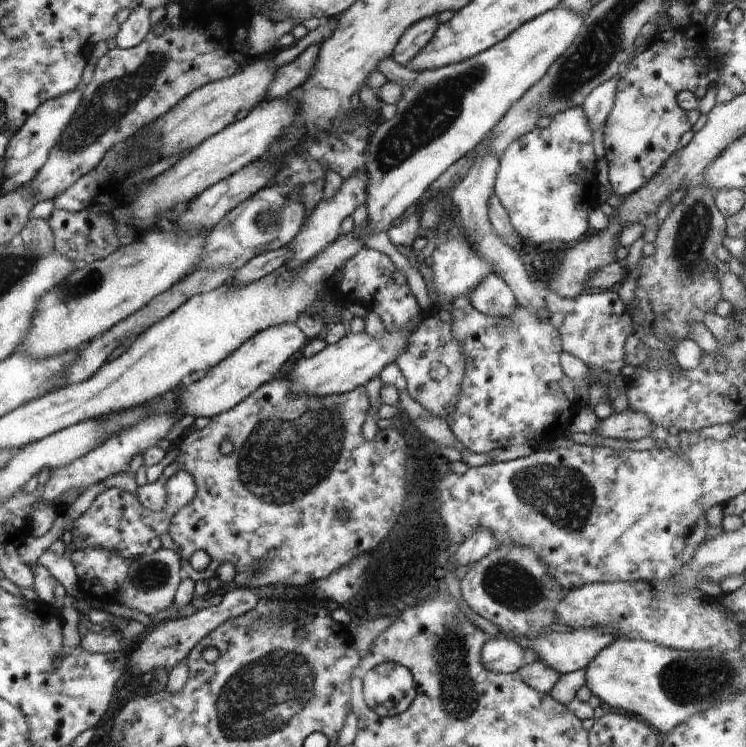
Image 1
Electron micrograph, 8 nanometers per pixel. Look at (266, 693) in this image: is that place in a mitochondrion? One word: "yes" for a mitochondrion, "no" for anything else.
yes

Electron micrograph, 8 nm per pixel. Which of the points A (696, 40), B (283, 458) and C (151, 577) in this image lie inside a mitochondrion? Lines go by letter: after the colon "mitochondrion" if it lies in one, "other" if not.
A: other
B: mitochondrion
C: mitochondrion

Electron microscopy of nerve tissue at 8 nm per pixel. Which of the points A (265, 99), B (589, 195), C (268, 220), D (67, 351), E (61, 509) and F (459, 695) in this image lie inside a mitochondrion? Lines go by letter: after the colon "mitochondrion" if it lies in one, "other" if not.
A: other
B: other
C: mitochondrion
D: other
E: other
F: mitochondrion

